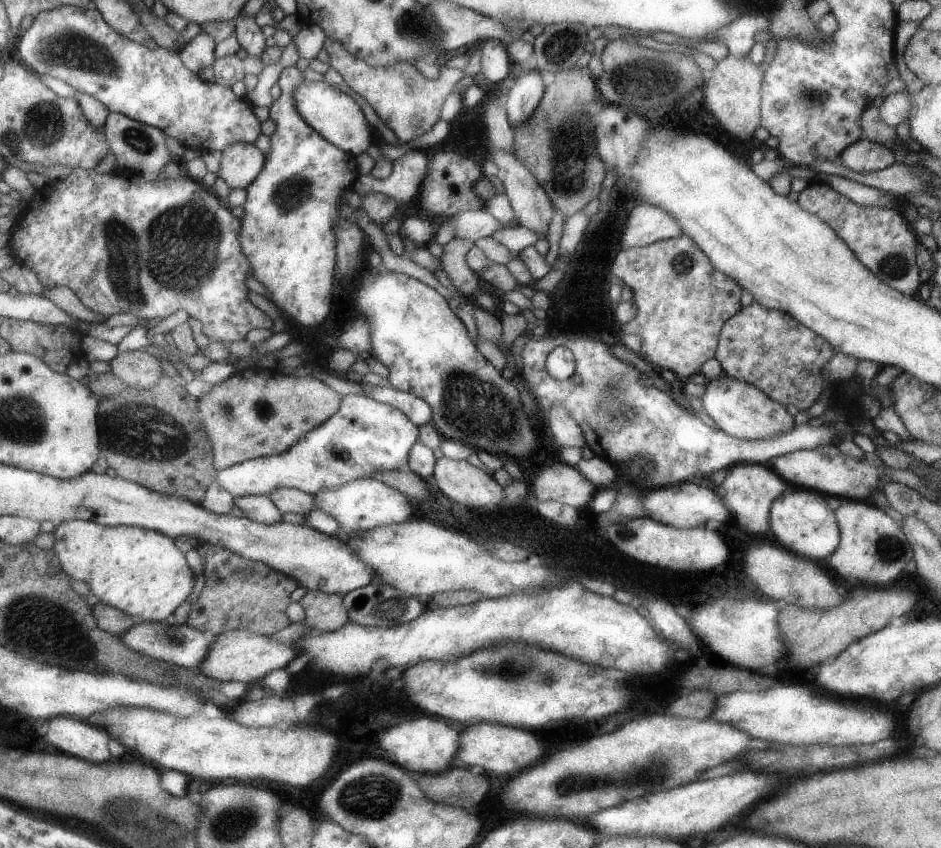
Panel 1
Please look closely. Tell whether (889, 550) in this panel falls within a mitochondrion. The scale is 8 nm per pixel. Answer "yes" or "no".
yes

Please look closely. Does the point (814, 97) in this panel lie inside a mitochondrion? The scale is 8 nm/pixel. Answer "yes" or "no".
yes

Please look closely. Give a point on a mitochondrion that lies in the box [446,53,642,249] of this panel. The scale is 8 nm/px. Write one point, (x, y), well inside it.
(569, 166)

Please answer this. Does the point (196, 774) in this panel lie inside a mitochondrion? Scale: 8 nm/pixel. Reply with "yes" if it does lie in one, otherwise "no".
no

